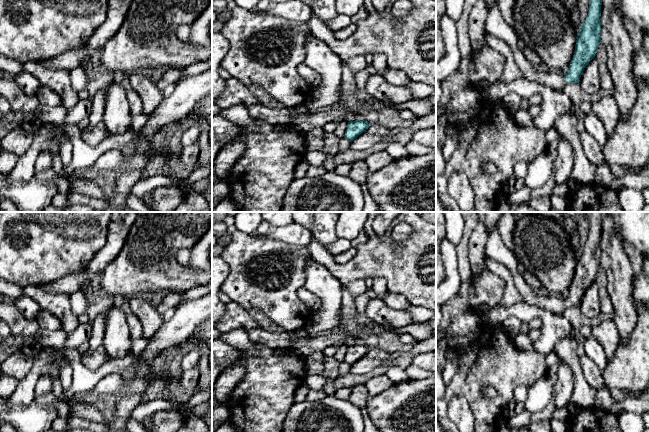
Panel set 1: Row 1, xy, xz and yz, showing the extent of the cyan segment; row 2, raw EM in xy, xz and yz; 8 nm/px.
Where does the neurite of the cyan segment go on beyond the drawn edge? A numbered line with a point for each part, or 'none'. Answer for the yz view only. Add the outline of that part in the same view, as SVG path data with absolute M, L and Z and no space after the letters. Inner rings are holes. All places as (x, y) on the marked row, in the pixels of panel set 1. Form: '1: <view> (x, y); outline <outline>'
1: yz (495, 25); outline M494 4L488 9L485 20L485 31L491 36L504 41L511 49L513 58L523 73L523 77L529 81L540 83L556 91L563 92L566 85L565 77L562 72L547 73L538 70L524 56L518 43L518 36L515 29L504 19L498 4Z

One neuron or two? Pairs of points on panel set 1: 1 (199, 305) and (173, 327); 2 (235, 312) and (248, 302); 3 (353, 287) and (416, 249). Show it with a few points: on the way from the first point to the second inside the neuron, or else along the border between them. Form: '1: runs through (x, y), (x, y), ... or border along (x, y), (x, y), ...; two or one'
1: runs through (193, 311), (179, 325); one
2: border along (232, 301), (247, 311); two
3: border along (363, 279), (354, 279), (345, 285); two

